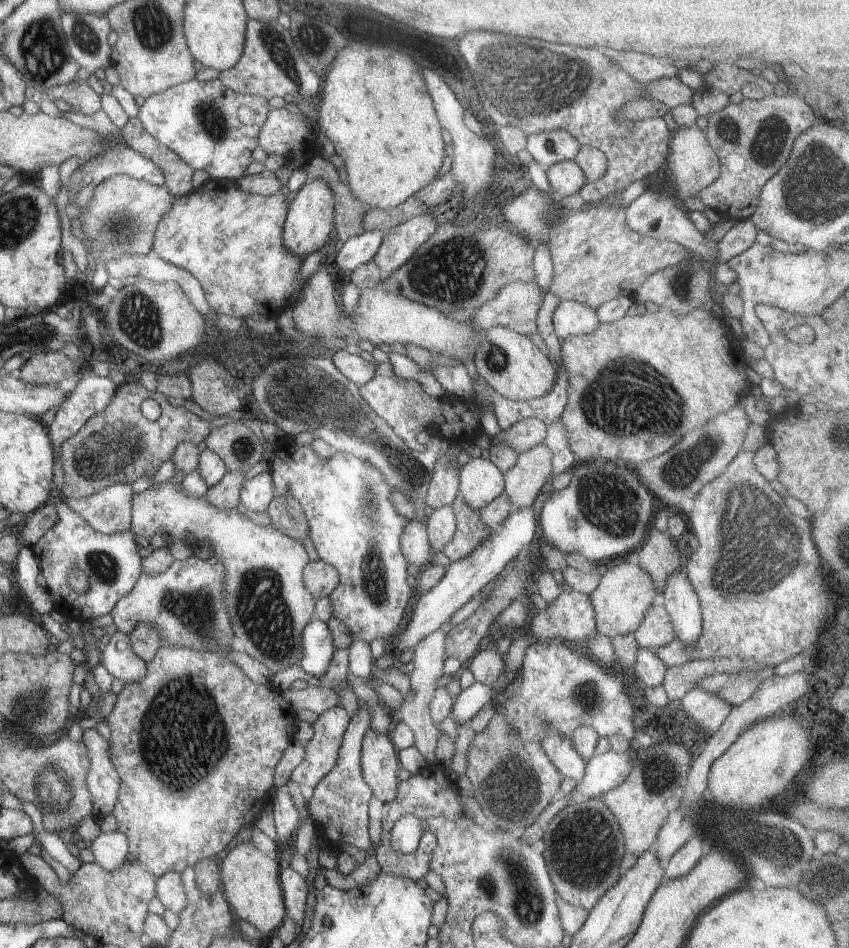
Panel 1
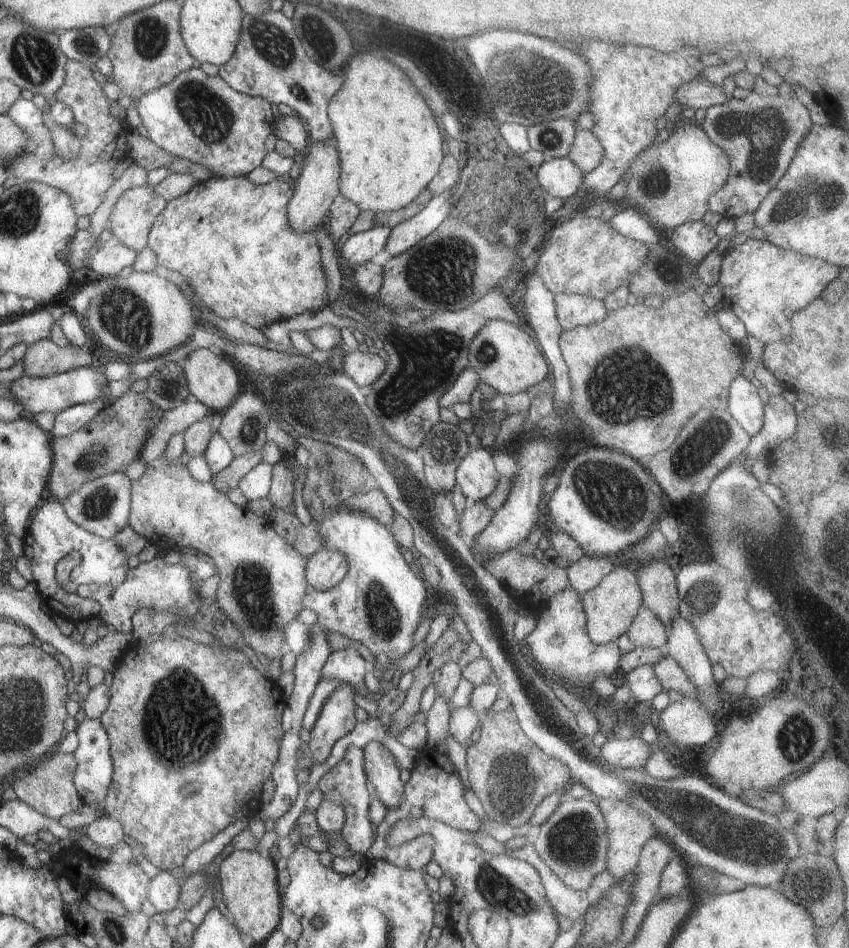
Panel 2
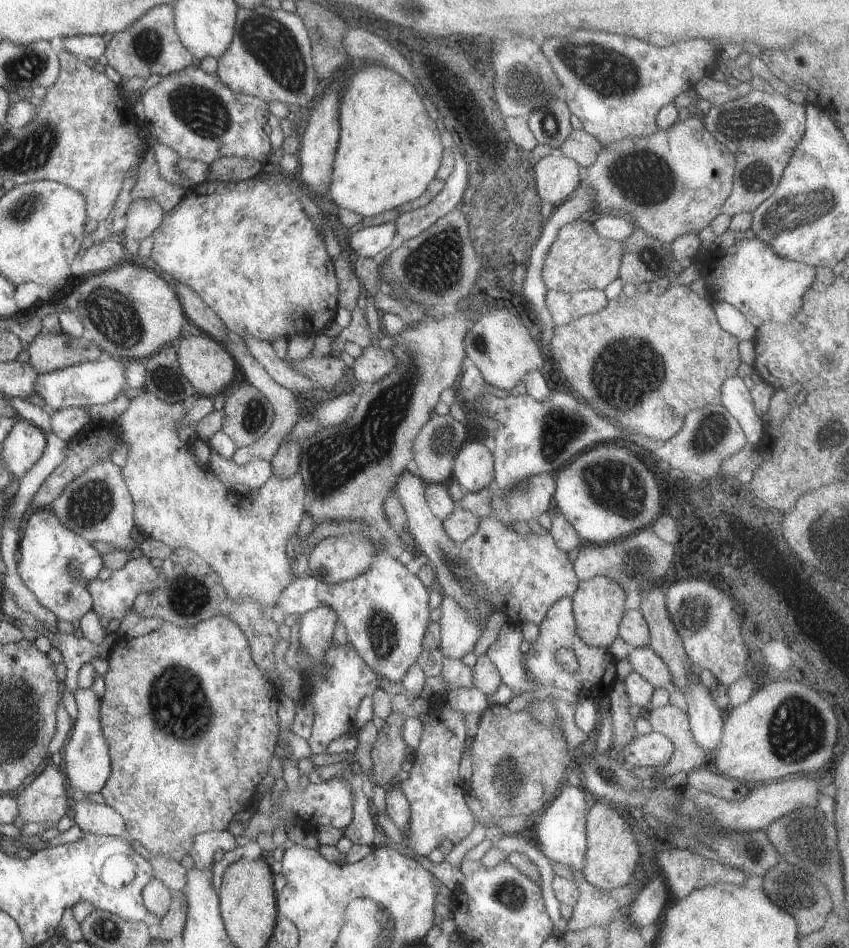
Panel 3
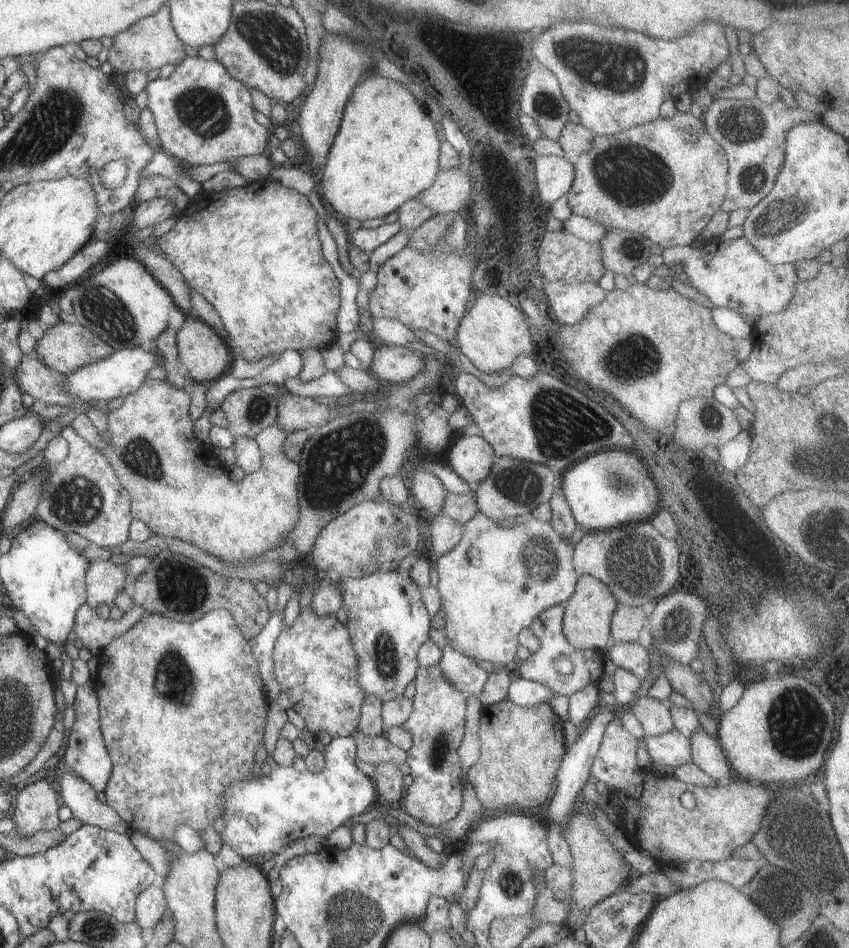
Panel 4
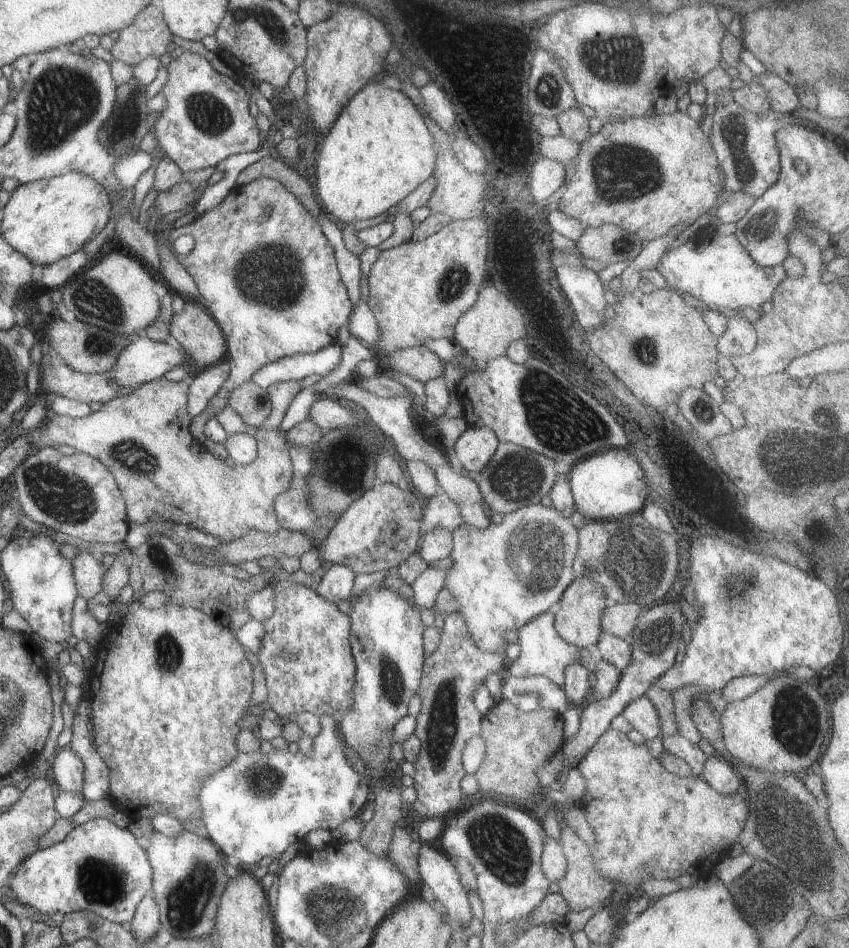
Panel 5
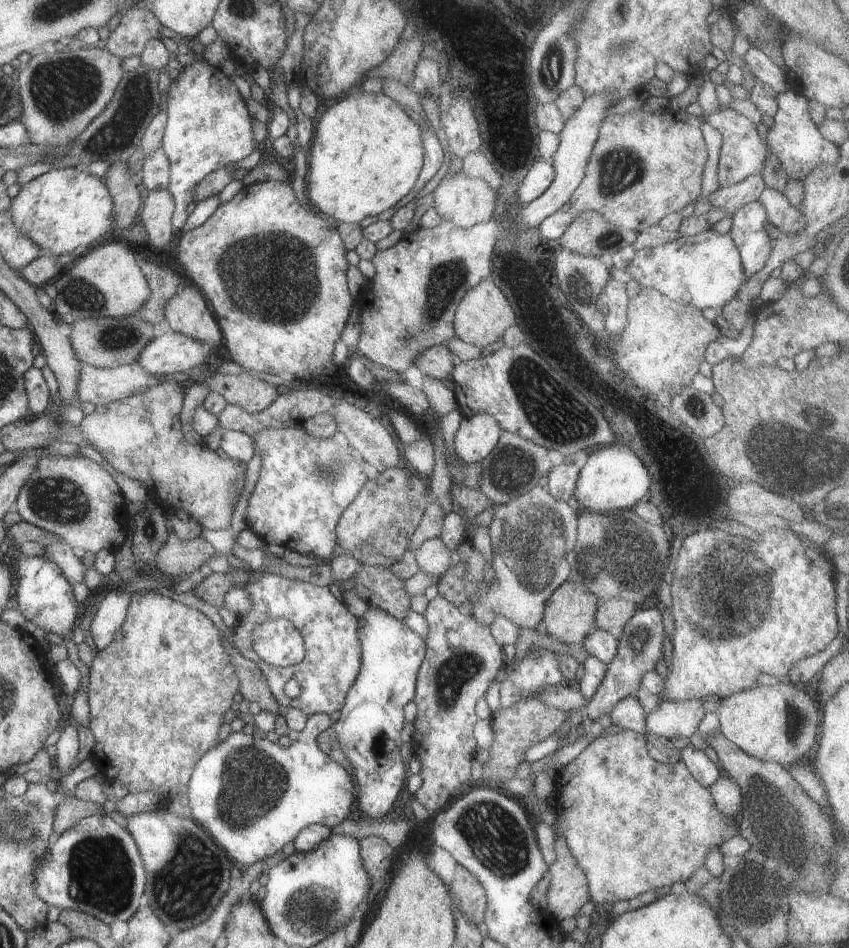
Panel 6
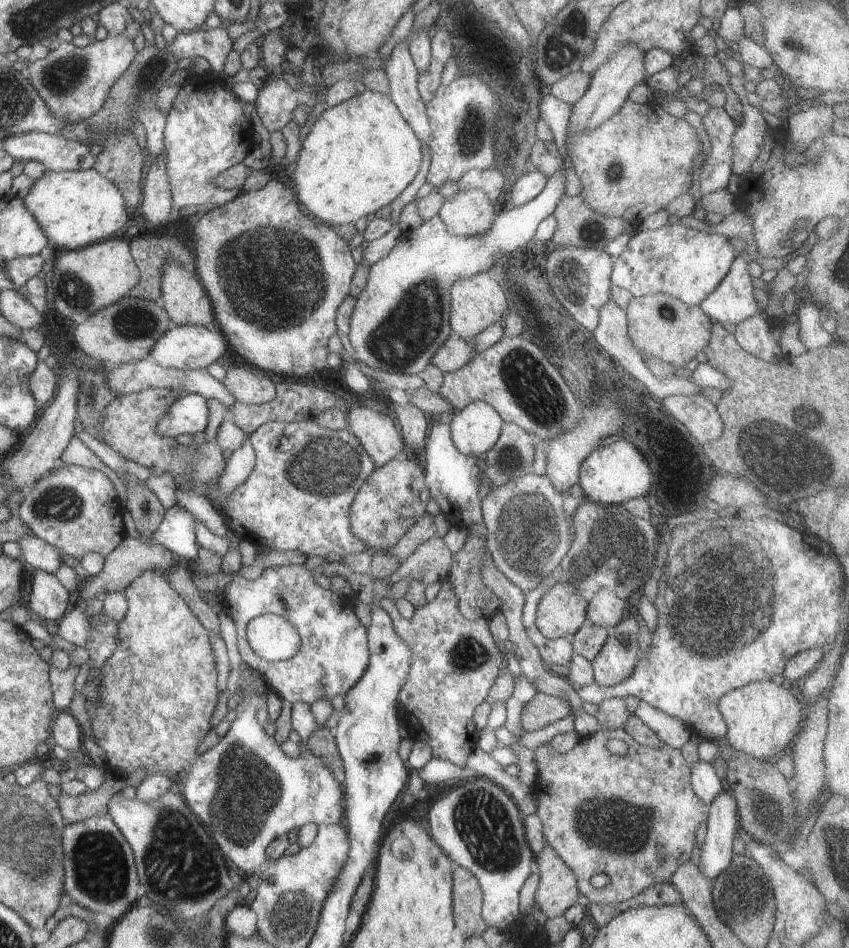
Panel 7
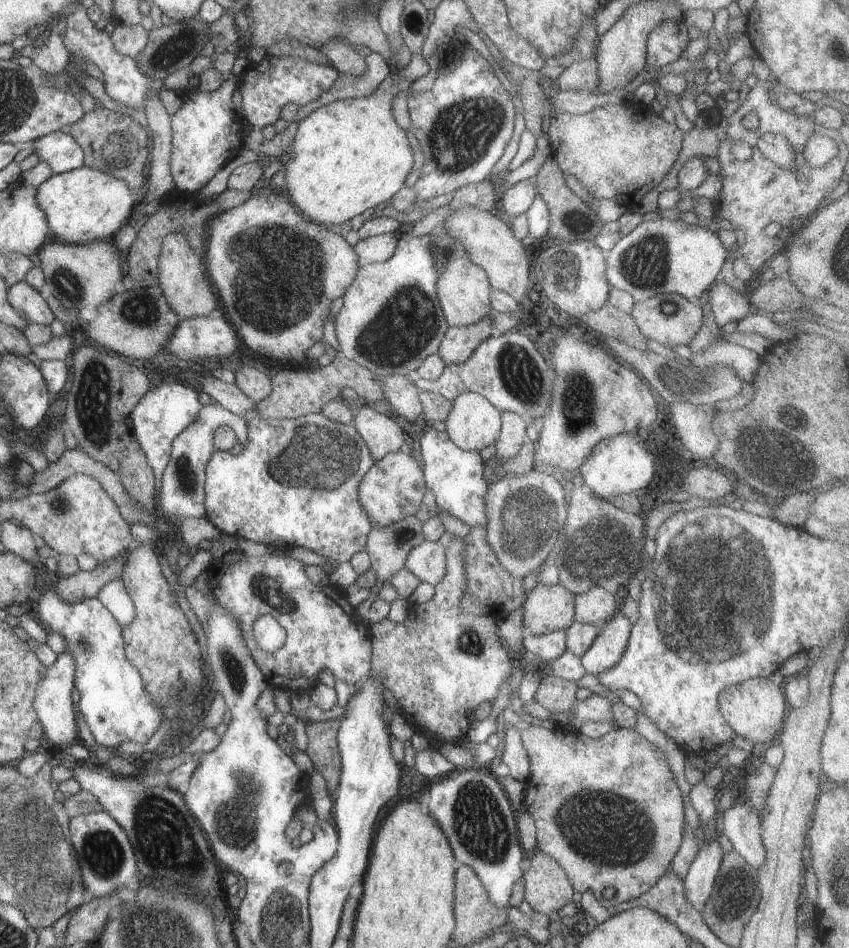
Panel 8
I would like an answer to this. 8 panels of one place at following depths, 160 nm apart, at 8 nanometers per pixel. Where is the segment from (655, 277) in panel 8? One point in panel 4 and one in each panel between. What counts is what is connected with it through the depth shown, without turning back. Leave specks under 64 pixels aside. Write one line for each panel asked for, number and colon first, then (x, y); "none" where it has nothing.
4: (733, 274)
5: (716, 269)
6: (705, 271)
7: (688, 264)

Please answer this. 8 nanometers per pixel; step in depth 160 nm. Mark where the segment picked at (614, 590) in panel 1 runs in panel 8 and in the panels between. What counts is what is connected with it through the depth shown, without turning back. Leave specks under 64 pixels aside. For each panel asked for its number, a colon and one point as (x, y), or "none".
2: (611, 607)
3: (598, 604)
4: (587, 617)
5: (578, 622)
6: (569, 616)
7: (562, 611)
8: (547, 608)

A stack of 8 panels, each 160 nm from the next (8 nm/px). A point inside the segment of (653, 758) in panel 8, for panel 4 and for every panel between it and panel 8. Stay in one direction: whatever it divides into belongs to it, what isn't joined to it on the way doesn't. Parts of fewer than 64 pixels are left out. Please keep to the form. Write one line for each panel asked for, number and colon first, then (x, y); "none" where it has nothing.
4: (726, 816)
5: (649, 823)
6: (633, 824)
7: (646, 795)

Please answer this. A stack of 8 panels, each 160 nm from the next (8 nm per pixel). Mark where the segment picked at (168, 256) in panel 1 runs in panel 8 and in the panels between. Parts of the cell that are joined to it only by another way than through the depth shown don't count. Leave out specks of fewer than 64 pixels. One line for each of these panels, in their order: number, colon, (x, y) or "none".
2: (230, 238)
3: (207, 242)
4: (254, 253)
5: (262, 322)
6: (245, 259)
7: (261, 255)
8: (249, 249)

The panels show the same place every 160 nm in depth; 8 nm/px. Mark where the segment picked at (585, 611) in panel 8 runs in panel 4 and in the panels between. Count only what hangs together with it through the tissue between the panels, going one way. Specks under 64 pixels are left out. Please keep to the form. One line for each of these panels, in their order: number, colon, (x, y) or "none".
4: (626, 623)
5: (619, 621)
6: (612, 614)
7: (606, 610)

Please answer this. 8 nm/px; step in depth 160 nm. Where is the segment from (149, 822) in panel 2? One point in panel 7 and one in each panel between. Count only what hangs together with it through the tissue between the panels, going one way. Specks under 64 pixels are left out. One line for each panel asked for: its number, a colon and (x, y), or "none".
3: (202, 679)
4: (182, 706)
5: (168, 686)
6: (158, 692)
7: (157, 691)

